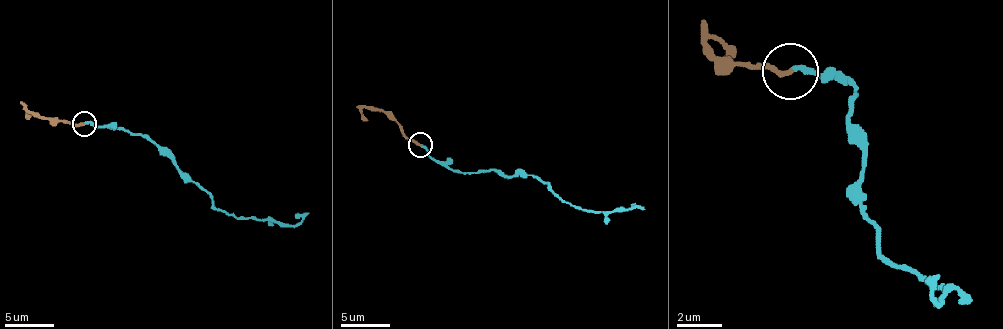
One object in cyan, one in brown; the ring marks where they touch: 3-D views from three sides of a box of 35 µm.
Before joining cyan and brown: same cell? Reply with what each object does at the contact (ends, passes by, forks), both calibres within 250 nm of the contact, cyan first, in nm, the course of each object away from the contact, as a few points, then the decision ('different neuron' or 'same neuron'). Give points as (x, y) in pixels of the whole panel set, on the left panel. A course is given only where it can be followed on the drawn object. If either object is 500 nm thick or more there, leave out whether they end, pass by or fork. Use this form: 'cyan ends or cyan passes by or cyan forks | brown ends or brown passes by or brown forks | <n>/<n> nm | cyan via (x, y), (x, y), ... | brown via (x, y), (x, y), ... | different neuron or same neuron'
cyan ends | brown ends | 180/200 nm | cyan via (85, 123), (141, 133), (199, 186), (216, 208), (236, 218), (297, 226), (302, 221), (294, 213) | brown via (85, 123), (33, 116), (26, 108), (28, 118) | different neuron

